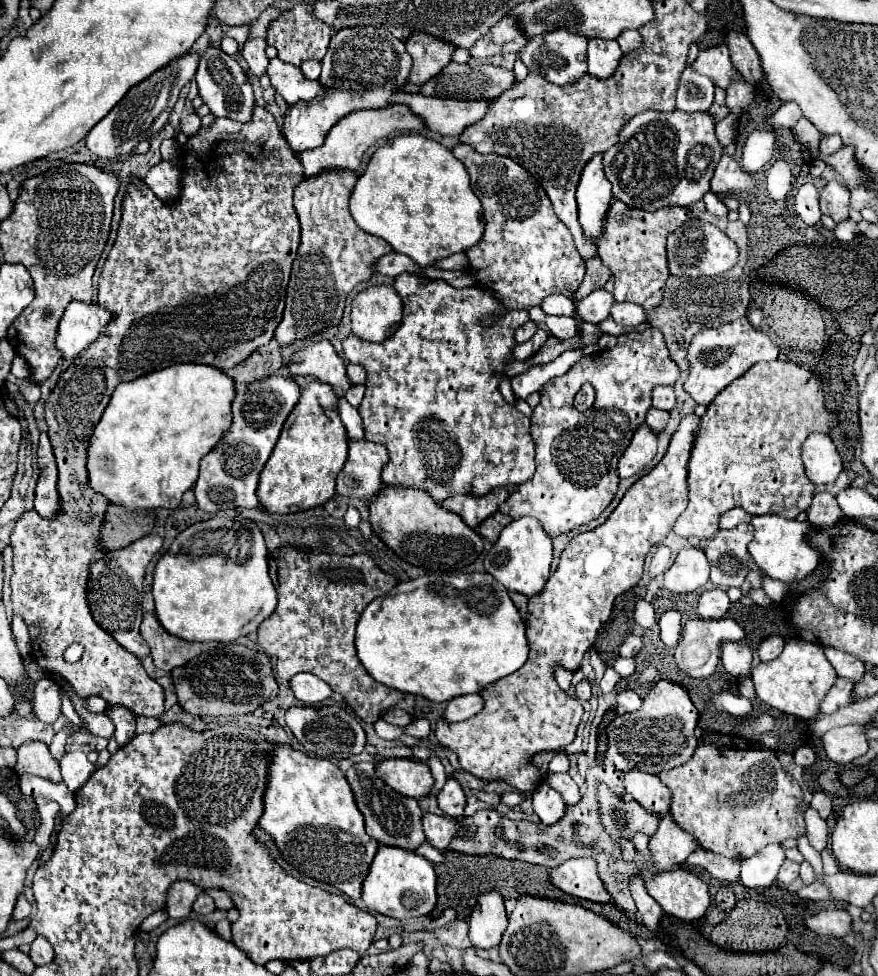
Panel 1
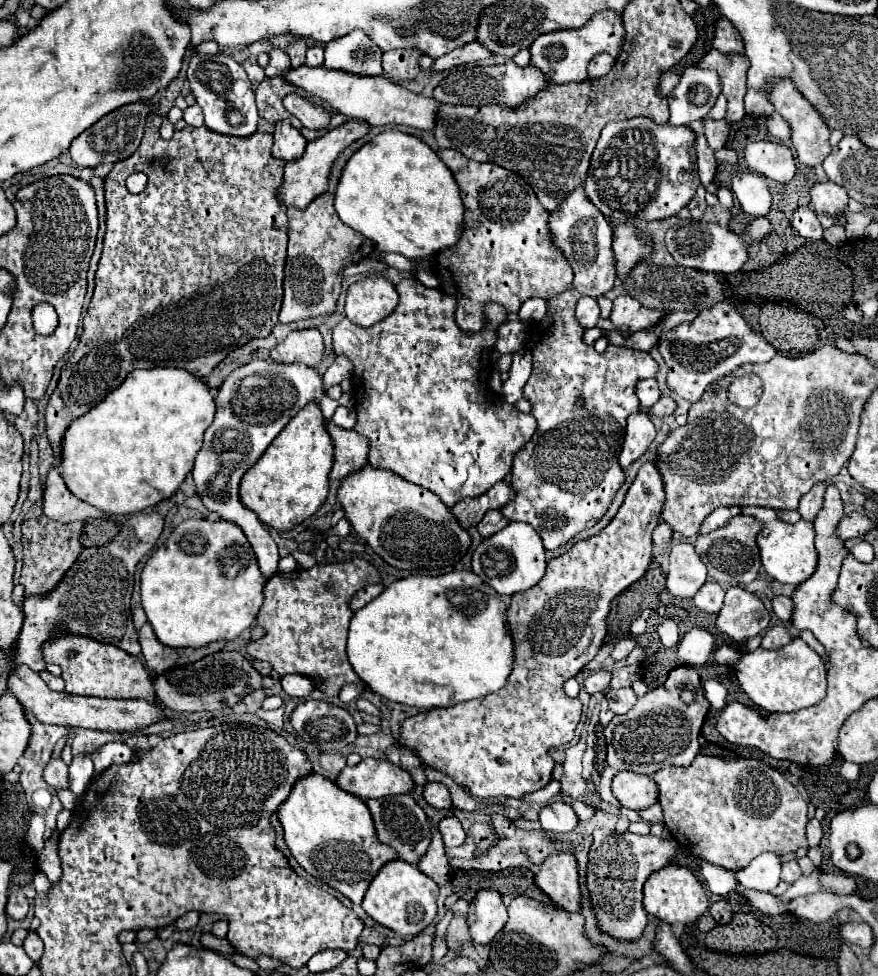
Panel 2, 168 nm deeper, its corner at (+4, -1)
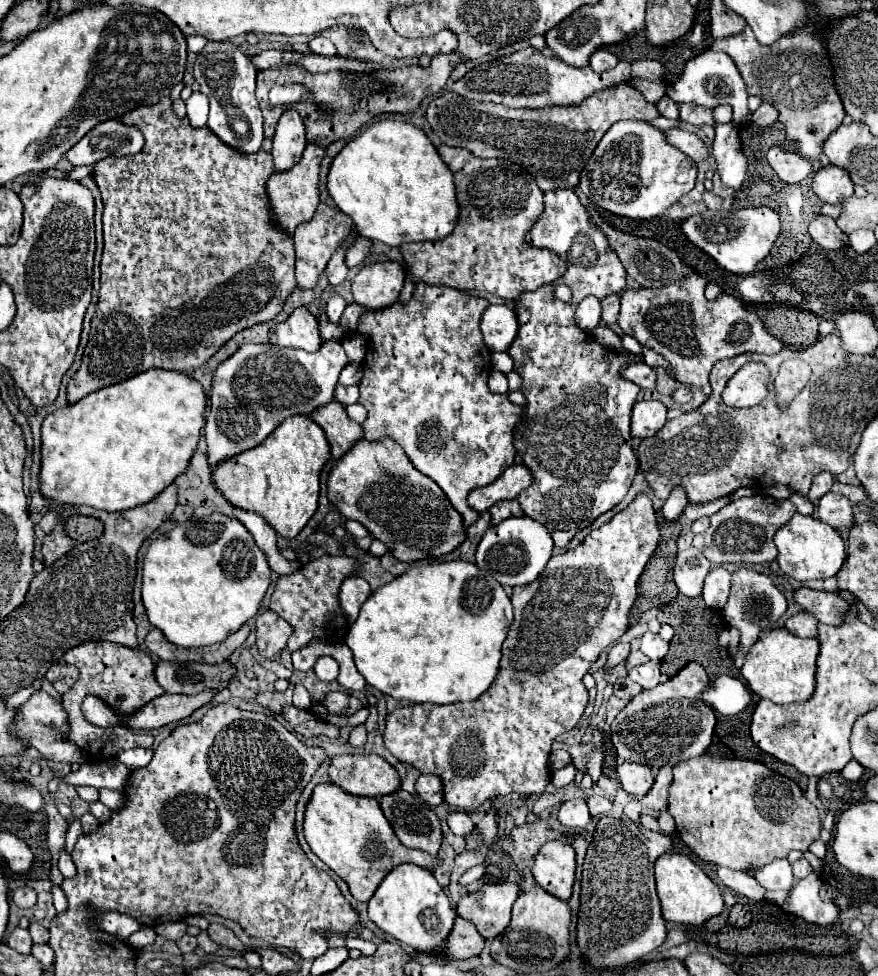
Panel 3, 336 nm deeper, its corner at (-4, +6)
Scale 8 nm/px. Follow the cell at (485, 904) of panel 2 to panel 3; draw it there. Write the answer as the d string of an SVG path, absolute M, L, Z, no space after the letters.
M510 881L482 885L476 893L462 897L456 911L460 917L470 919L484 939L492 941L508 927L518 891L518 885Z

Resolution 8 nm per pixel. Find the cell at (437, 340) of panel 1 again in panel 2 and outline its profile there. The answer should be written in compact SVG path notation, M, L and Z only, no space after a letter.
M400 280L396 284L400 302L396 310L370 328L360 328L350 320L336 324L334 352L346 354L354 364L352 392L358 422L356 432L368 438L372 466L388 468L408 482L434 492L448 508L466 496L482 496L498 480L504 480L512 468L514 454L532 438L536 422L530 414L518 412L510 404L498 404L488 388L490 352L496 342L496 326L506 320L500 304L484 306L484 332L466 334L454 320L456 300L436 288L426 288L418 280Z

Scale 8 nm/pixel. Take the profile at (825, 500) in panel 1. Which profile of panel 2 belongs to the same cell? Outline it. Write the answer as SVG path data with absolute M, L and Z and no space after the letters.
M816 484L808 494L804 494L800 498L800 506L798 506L798 512L804 520L814 520L816 514L820 512L822 508L822 498L824 498L824 490L826 490L826 484Z

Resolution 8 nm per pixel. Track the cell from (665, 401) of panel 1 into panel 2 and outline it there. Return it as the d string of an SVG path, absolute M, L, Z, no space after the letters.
M644 378L642 382L638 382L636 396L640 400L640 406L644 406L644 408L650 408L652 404L656 404L658 398L660 398L660 390L658 390L656 380L654 378Z

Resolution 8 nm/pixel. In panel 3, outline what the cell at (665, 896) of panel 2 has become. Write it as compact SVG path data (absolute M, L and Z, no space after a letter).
M662 855L654 867L656 875L656 889L662 903L662 915L666 921L672 923L686 923L686 925L700 925L706 919L722 913L724 899L720 889L706 877L706 873L686 855Z

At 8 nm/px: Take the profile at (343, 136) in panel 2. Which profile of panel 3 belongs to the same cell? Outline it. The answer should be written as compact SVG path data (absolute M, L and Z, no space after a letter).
M310 143L304 149L302 159L292 169L274 173L266 183L266 191L270 195L270 203L272 203L272 211L276 215L276 221L282 223L284 231L288 231L288 233L292 233L296 229L296 225L310 221L318 203L320 203L320 179L318 179L318 175L320 175L320 163L322 163L324 155L326 155L326 147Z

